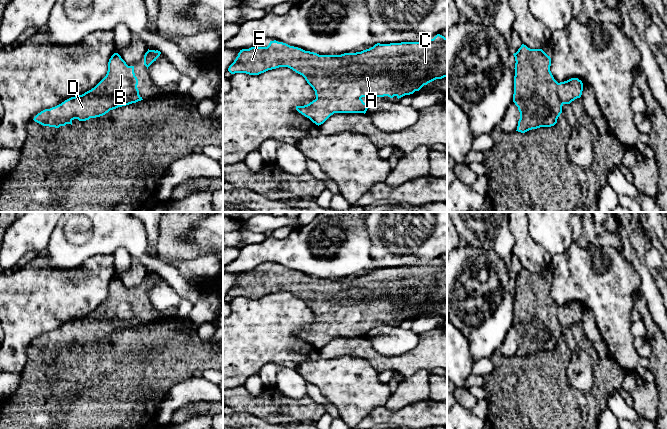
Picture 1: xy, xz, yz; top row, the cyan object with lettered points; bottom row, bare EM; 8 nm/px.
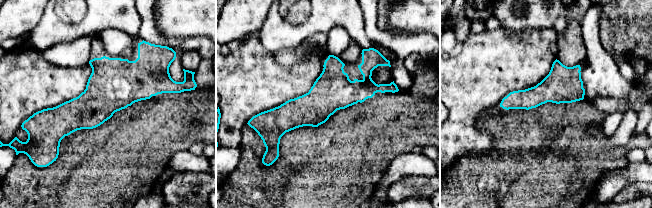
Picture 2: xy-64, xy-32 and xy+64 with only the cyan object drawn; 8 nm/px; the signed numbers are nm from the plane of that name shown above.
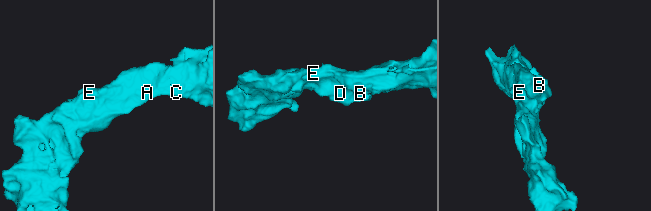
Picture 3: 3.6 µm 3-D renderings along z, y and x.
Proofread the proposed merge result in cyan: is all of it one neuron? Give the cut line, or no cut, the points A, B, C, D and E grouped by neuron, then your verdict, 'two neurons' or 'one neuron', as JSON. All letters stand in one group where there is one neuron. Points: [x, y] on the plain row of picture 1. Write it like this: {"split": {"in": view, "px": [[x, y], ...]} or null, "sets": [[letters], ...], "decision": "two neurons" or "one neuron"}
{"split": null, "sets": [["A", "B", "C", "D", "E"]], "decision": "one neuron"}

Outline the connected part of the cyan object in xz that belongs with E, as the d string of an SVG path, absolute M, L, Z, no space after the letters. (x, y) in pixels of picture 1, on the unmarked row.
M437 258L433 263L419 266L377 267L373 271L361 276L344 277L341 279L319 279L274 264L270 265L267 271L251 271L240 274L234 286L229 290L228 295L231 298L246 297L249 299L259 299L279 291L288 291L302 299L313 312L316 323L307 329L296 330L296 334L319 350L334 337L365 338L369 330L363 326L362 321L388 320L393 322L396 320L399 323L419 315L424 309L436 303L447 301L447 262Z

